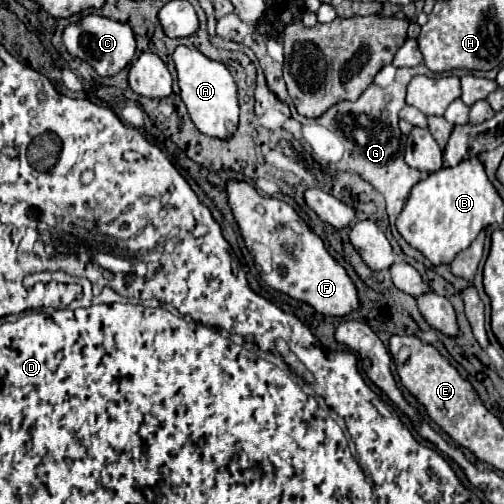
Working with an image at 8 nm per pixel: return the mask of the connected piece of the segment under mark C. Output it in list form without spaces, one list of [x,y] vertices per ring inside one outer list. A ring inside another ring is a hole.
[[[89,14],[81,18],[81,22],[67,26],[63,32],[63,44],[71,56],[89,62],[99,76],[119,74],[135,56],[135,36],[131,28],[97,14]]]

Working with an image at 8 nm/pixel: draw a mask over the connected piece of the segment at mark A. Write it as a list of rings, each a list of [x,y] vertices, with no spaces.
[[[179,46],[173,52],[173,62],[177,68],[181,98],[187,106],[187,112],[195,128],[211,138],[219,140],[231,138],[239,126],[239,104],[237,104],[237,86],[229,70],[221,62],[215,62],[205,54],[201,54],[197,48],[187,48],[187,46]]]

